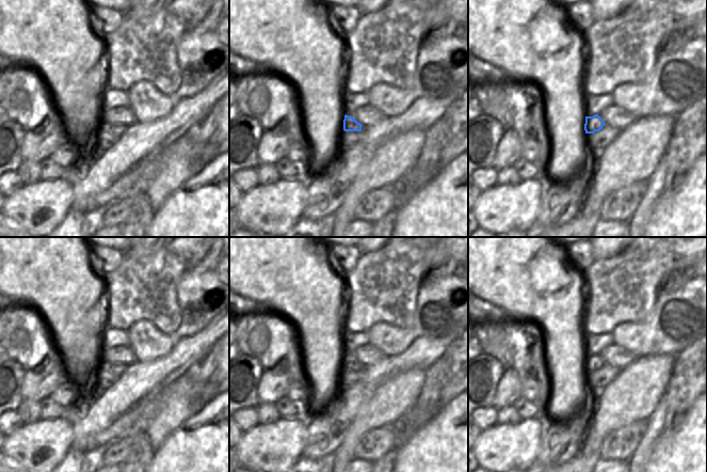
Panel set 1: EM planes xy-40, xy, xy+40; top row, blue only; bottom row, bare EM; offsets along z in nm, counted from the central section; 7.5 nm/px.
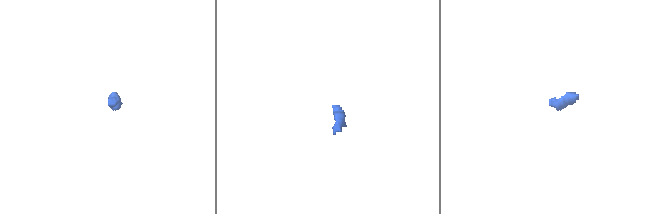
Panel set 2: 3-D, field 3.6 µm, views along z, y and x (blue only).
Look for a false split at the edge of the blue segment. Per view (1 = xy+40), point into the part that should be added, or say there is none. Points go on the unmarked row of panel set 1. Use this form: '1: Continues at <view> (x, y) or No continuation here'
1: Continues at xy+40 (591, 377).

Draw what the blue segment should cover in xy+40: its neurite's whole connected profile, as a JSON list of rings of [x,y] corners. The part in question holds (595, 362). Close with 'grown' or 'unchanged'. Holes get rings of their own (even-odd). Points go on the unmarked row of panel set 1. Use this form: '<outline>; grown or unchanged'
[[[598,353],[593,356],[585,356],[584,369],[589,384],[593,383],[596,378],[596,374],[594,372],[599,371],[604,365],[605,361]]]; grown

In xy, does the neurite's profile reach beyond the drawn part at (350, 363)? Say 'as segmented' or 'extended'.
extended

